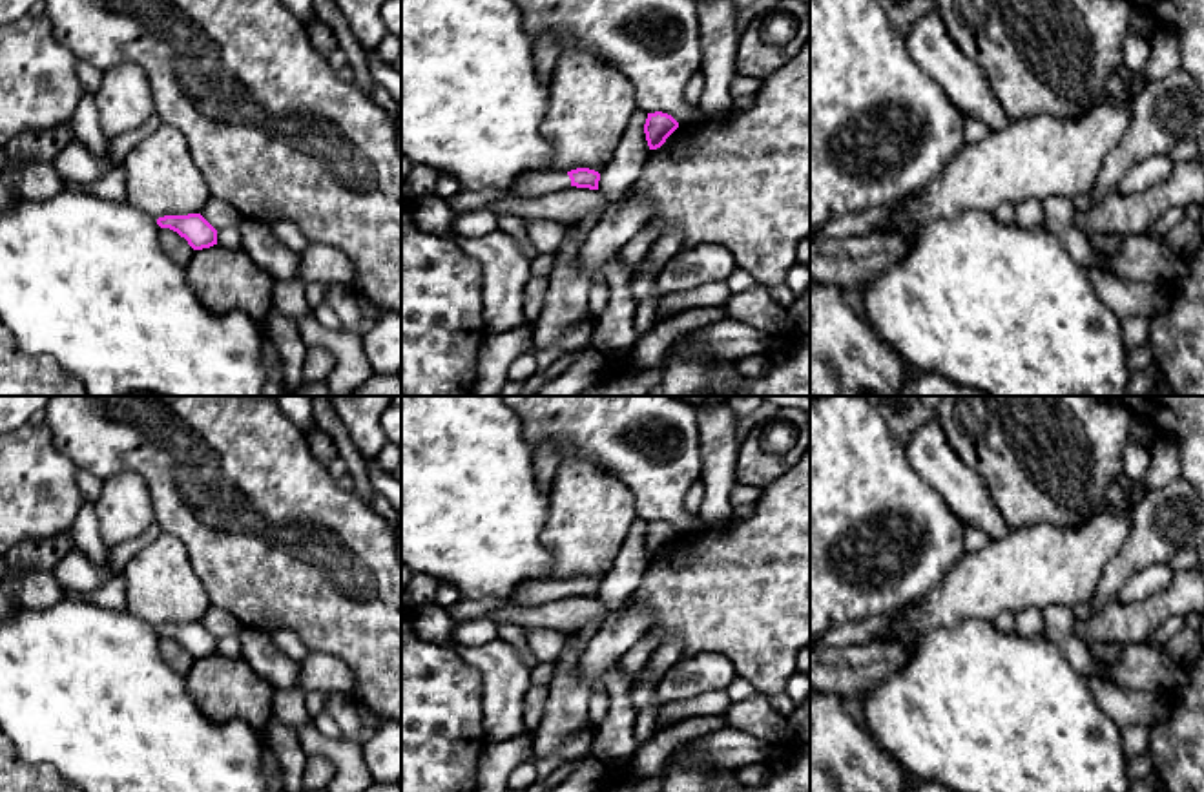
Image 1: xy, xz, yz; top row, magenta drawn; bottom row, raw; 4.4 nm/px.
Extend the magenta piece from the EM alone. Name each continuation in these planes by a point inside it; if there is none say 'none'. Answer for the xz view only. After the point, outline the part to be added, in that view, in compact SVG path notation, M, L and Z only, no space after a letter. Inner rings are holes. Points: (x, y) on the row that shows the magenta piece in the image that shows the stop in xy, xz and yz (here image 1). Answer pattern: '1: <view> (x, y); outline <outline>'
1: xz (529, 185); outline M536 172L520 175L511 188L462 188L447 203L454 214L467 214L498 199L529 199L567 188L571 188L571 179L566 172Z

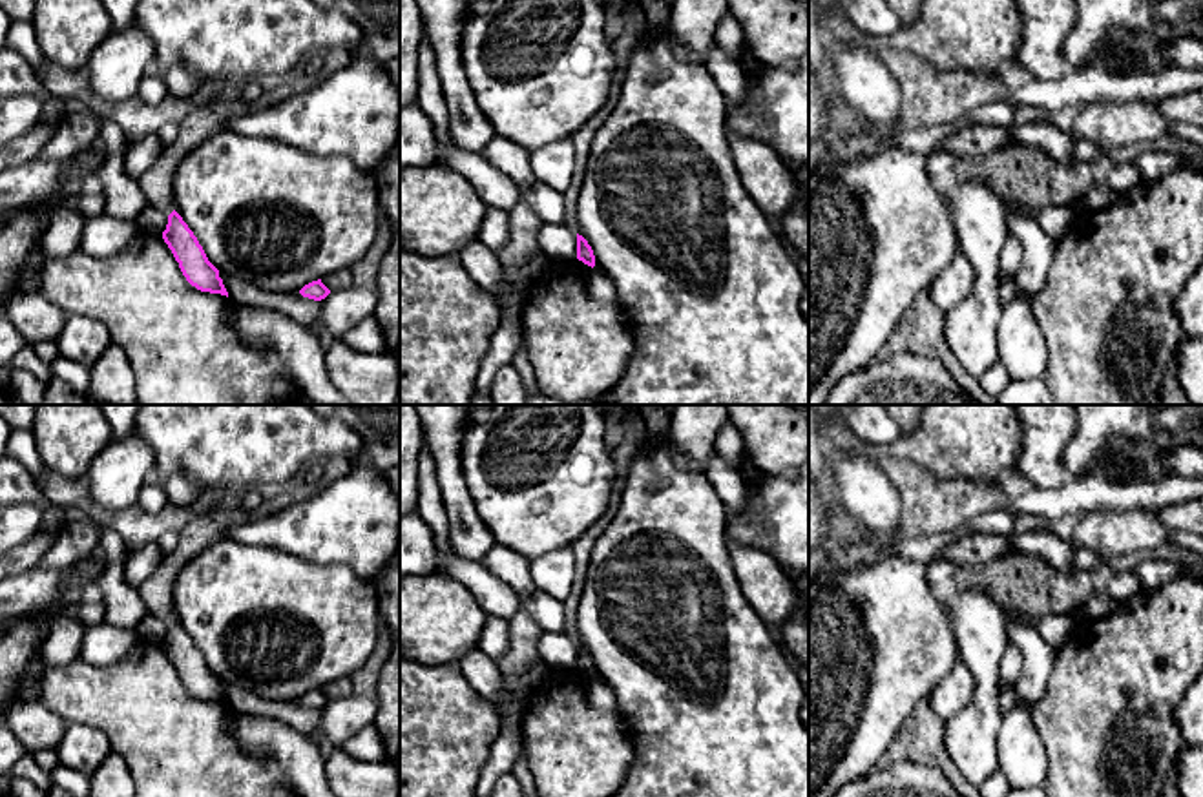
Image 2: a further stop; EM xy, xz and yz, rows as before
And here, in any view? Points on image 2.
none

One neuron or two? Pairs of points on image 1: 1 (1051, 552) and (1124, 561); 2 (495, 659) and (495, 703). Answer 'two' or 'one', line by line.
1: two
2: one

